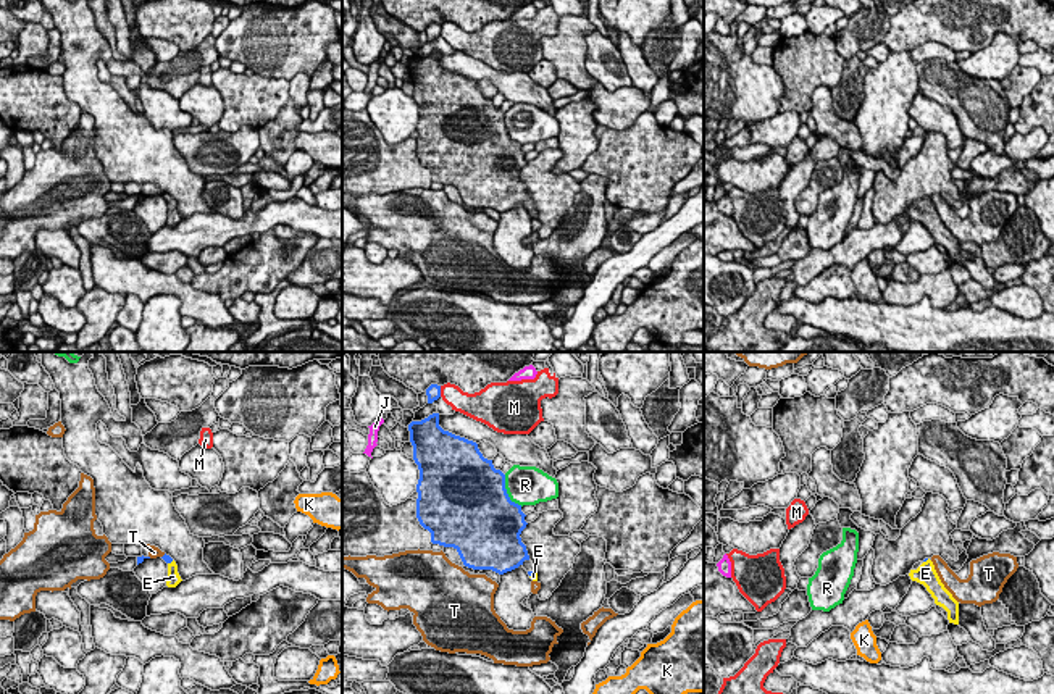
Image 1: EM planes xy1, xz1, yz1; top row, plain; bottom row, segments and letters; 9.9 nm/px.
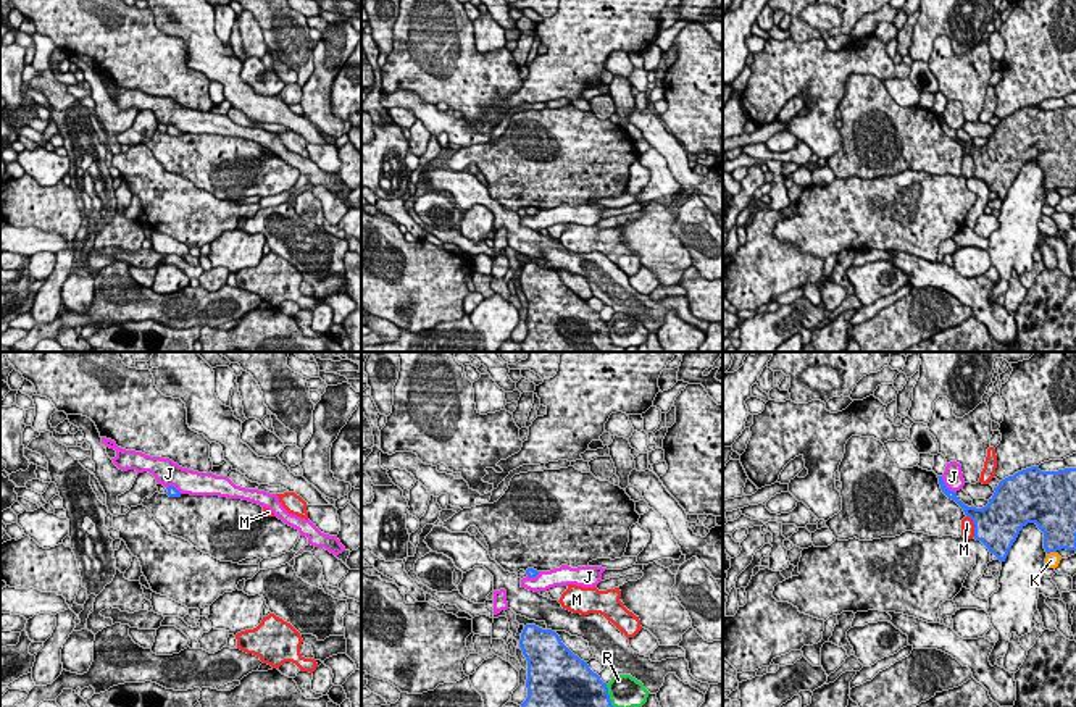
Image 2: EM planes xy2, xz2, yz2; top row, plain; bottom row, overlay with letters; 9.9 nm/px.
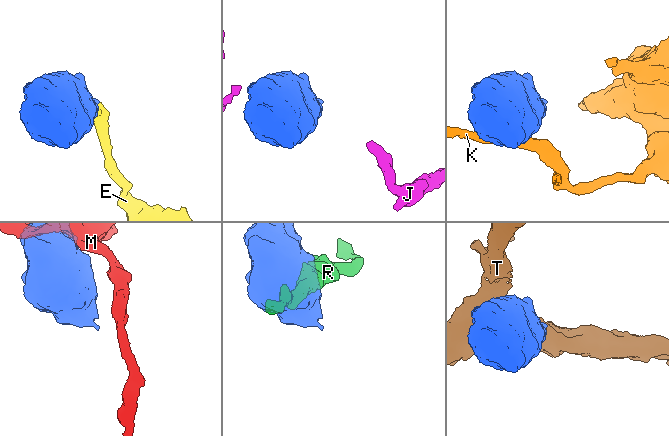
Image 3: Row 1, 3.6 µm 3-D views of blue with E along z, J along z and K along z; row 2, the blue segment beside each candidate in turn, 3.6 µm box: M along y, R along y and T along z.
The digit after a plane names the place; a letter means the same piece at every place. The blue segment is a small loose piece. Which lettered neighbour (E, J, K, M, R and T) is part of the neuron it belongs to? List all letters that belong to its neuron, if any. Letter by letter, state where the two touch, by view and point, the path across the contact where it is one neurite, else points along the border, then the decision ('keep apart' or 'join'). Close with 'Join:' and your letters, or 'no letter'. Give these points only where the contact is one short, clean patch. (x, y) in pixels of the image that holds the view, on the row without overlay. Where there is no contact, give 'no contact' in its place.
E: meets blue in xy1 at (170, 200); join
J: meets blue in yz2 at (946, 125); border along yz2 (941, 115), (955, 131); keep apart
K: meets blue in yz2 at (1050, 189); keep apart
M: meets blue in yz2 at (975, 165); keep apart
R: meets blue in xz1 at (506, 131); keep apart
T: meets blue in xy1 at (163, 194); border along xy1 (165, 192), (162, 196); keep apart
Join: E

